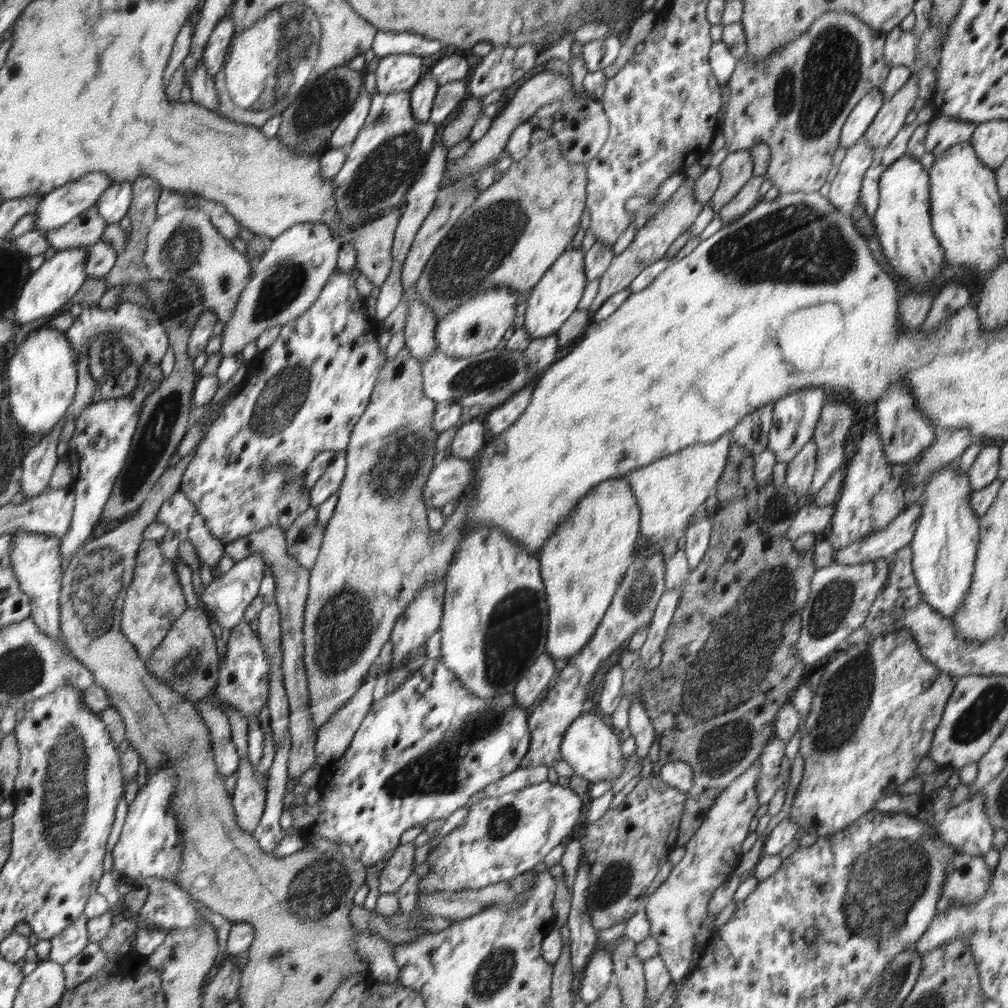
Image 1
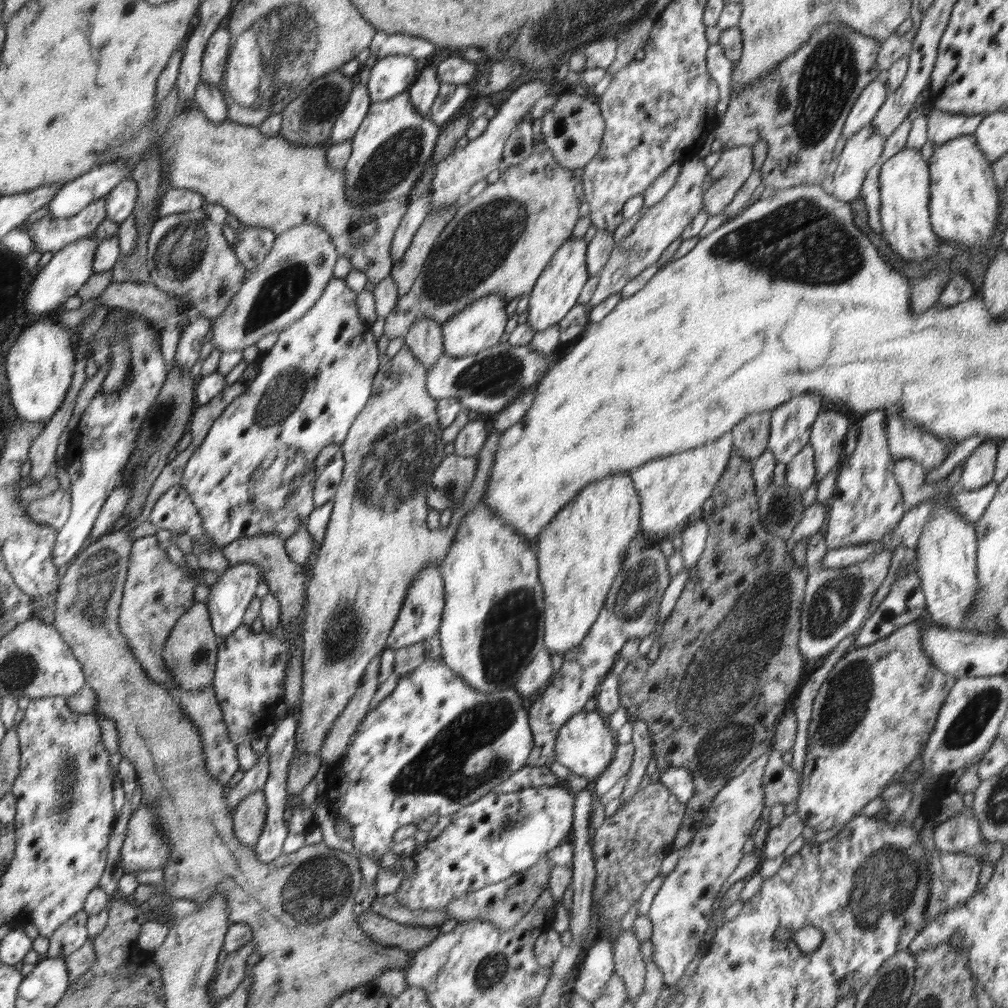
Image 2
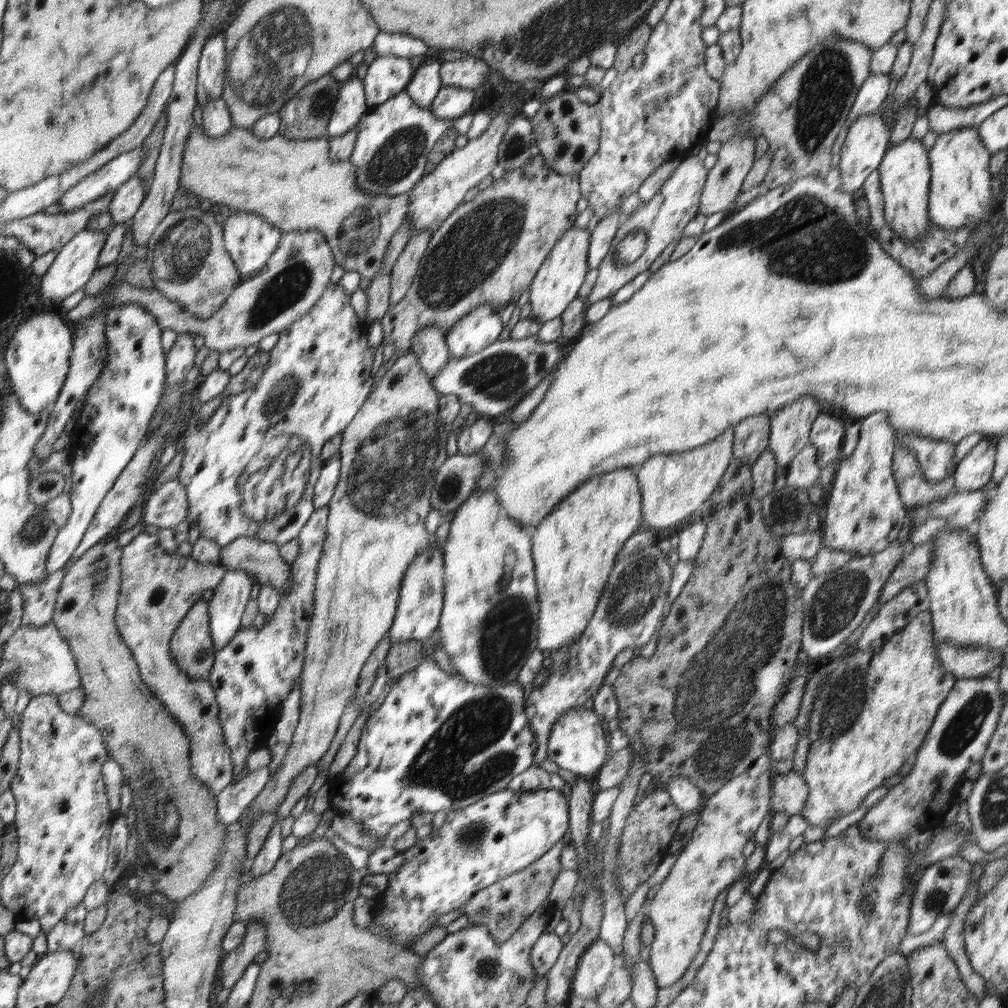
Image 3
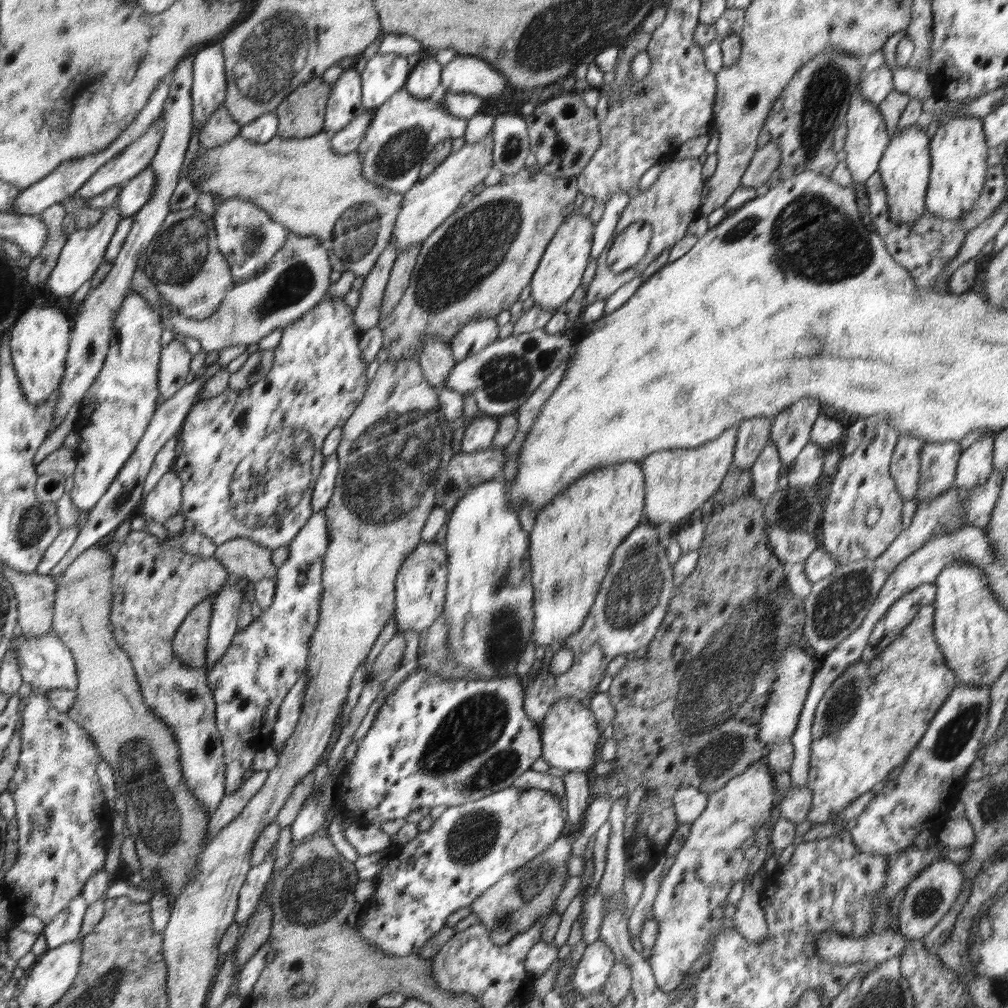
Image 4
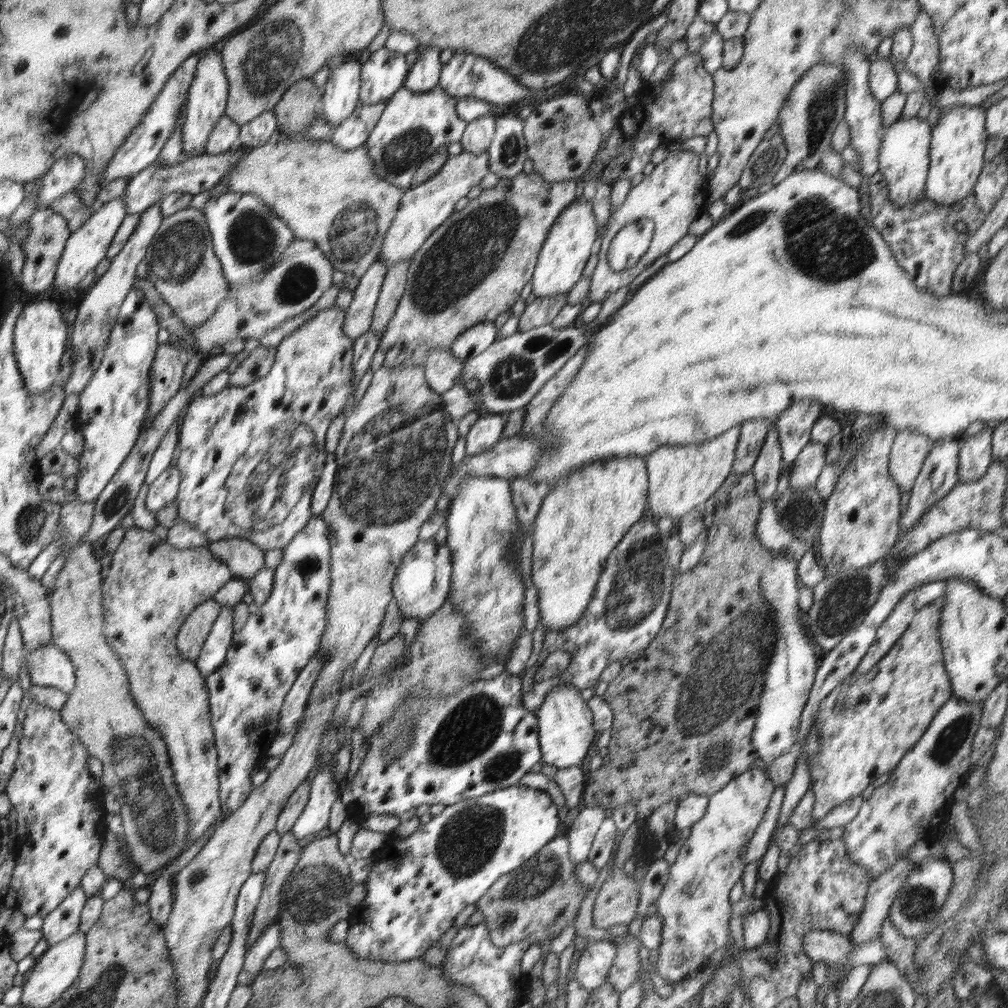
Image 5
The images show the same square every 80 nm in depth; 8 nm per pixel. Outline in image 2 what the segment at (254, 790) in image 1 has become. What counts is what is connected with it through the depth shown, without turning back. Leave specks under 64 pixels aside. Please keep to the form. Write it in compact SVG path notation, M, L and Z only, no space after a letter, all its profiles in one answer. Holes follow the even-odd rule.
M262 790L254 791L242 799L235 814L235 833L247 846L256 847L258 838L267 822L266 794Z

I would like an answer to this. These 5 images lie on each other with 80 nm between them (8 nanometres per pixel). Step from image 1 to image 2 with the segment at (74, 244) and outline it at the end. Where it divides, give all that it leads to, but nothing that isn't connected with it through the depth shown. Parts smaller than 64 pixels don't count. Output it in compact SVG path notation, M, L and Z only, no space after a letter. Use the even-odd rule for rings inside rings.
M106 197L95 200L76 216L66 220L52 220L50 216L44 216L36 224L20 225L18 228L32 235L36 245L35 252L42 255L46 252L56 253L63 250L68 244L80 240L80 238L92 238L98 224L106 219Z

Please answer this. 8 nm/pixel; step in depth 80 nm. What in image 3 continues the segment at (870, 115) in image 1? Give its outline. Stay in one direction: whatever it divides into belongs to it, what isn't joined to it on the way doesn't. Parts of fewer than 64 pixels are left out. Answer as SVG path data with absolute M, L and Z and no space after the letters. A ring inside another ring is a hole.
M870 73L857 92L847 121L852 122L856 117L877 112L882 101L891 92L891 83L889 73Z

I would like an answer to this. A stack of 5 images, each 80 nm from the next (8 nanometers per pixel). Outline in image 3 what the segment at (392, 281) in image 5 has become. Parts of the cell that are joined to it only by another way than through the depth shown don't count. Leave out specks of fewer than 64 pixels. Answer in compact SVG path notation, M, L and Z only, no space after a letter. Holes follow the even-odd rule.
M434 229L420 231L412 235L407 246L402 250L402 254L396 260L391 269L390 307L396 305L404 296L406 296L412 282L420 268L420 262L426 254L426 248L432 240Z

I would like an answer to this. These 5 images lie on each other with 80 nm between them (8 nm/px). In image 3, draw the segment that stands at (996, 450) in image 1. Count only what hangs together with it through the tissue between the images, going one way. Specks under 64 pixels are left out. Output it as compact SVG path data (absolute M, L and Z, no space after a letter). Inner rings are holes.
M997 435L982 438L955 465L953 491L980 489L991 479L998 439Z

